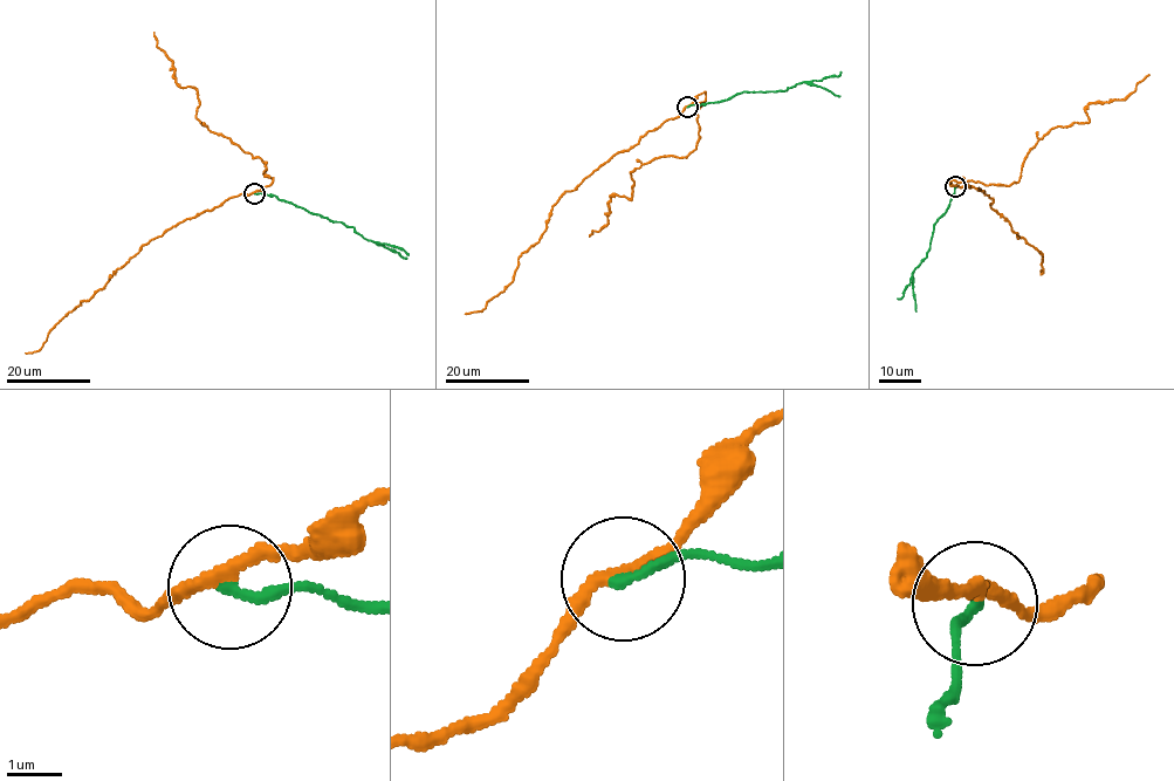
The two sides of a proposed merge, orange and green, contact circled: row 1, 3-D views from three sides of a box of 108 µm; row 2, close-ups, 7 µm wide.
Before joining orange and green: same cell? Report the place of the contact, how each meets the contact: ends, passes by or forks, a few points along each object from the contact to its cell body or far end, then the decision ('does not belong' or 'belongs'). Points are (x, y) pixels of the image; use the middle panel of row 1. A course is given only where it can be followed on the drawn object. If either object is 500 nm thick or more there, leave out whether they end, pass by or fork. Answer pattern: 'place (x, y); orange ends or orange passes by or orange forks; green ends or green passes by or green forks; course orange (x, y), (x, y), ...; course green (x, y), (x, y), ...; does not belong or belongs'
place (687, 107); orange passes by; green ends; course orange (687, 105), (564, 192), (537, 242), (517, 260), (508, 287), (482, 310), (465, 314); course green (687, 105), (727, 100), (746, 93), (785, 90), (839, 75), (840, 72); does not belong

